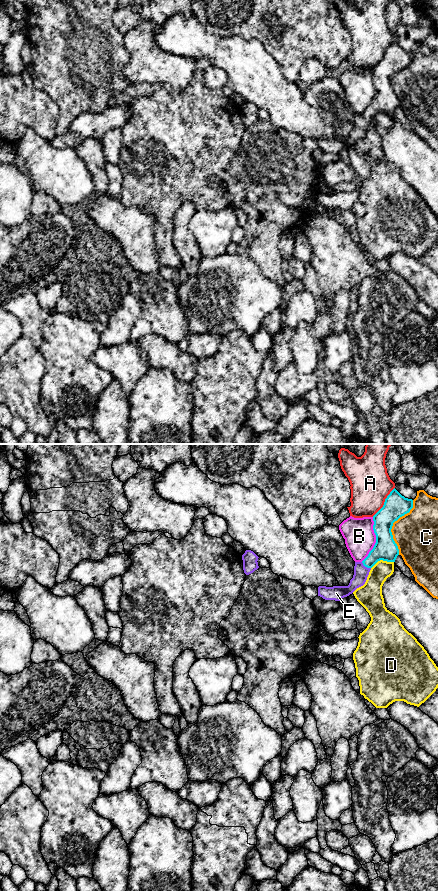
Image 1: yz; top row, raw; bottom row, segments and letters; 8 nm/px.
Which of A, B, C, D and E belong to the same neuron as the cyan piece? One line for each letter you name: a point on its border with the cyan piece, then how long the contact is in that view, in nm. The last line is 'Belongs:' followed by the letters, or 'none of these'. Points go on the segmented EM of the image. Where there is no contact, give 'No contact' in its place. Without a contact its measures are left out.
E: Touches cyan at yz (366, 566). Shared border 90 nm
Belongs: E

